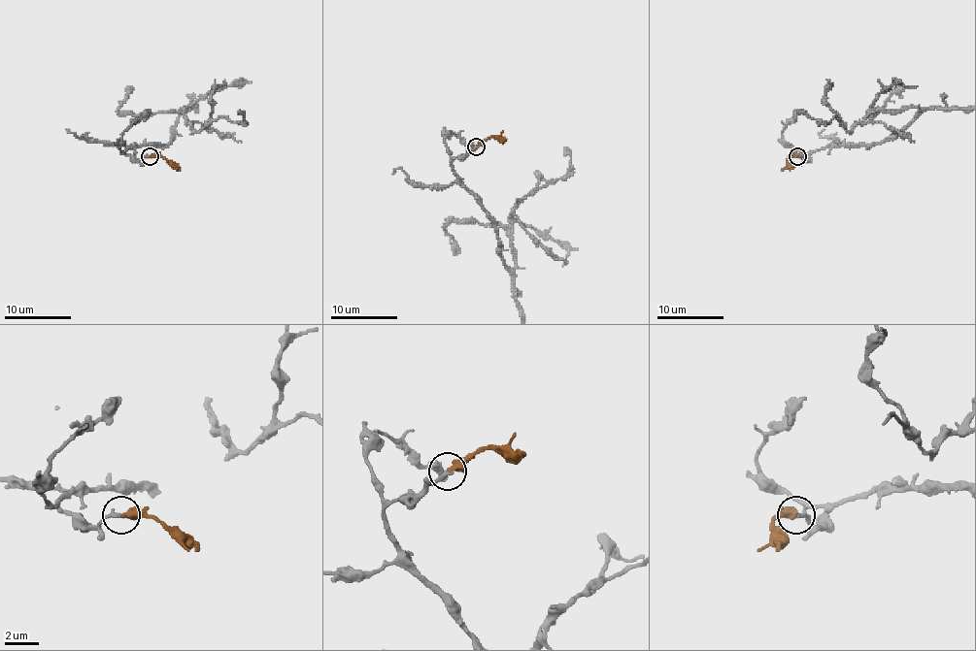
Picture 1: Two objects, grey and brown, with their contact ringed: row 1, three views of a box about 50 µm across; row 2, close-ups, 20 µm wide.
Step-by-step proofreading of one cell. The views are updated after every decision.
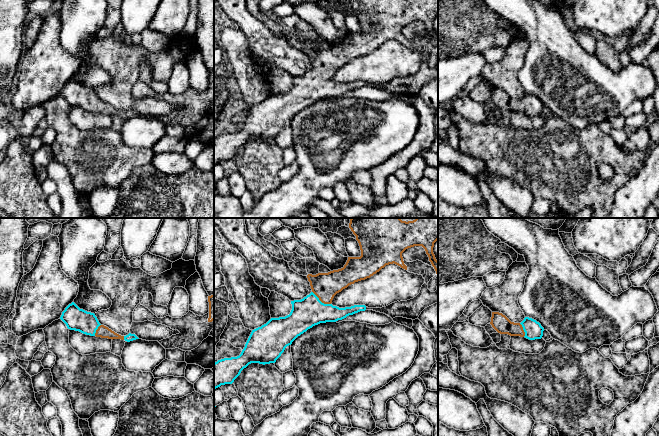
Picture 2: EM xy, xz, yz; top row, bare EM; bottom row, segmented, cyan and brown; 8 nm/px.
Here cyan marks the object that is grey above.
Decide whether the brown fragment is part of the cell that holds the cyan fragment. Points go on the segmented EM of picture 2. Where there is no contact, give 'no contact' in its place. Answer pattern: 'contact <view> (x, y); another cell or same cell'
contact xz (320, 301); same cell

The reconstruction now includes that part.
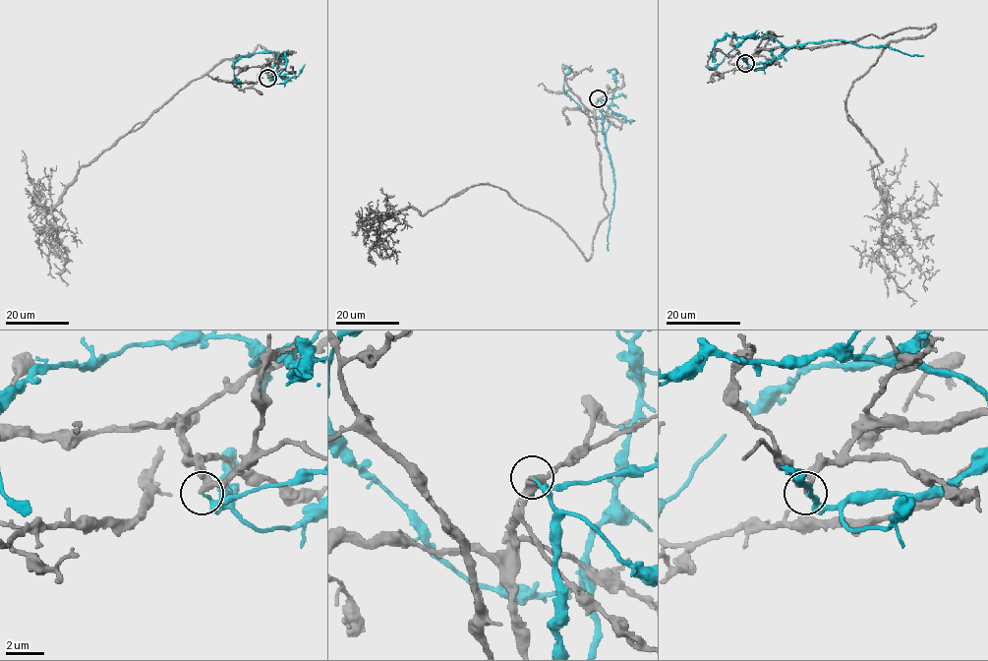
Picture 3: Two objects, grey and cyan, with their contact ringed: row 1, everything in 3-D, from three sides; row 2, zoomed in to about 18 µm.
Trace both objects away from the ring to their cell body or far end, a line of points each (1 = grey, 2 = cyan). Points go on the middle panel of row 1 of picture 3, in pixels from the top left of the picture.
1: (598, 97), (608, 215), (588, 261), (560, 227), (485, 184), (423, 214), (382, 217), (391, 209), (397, 239)
2: (598, 98), (614, 190), (609, 251)

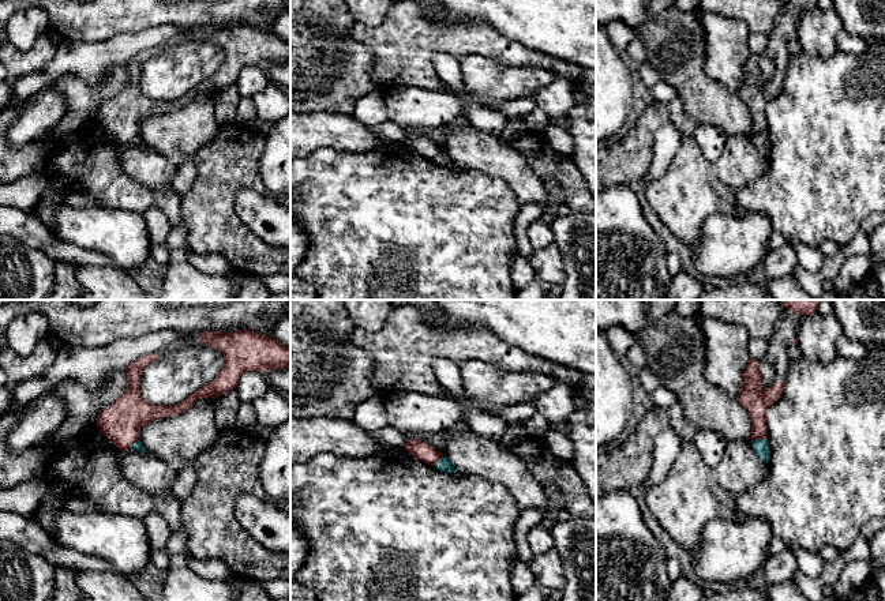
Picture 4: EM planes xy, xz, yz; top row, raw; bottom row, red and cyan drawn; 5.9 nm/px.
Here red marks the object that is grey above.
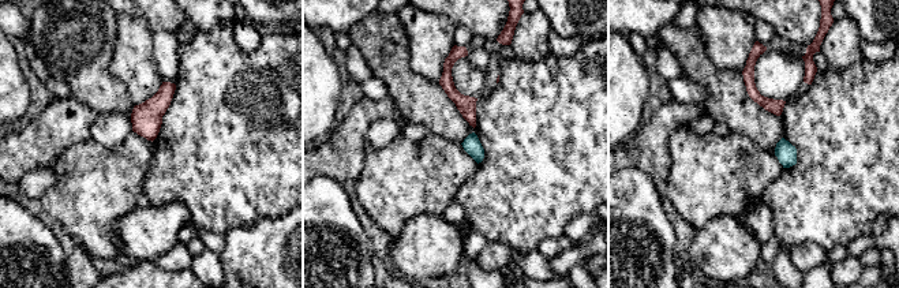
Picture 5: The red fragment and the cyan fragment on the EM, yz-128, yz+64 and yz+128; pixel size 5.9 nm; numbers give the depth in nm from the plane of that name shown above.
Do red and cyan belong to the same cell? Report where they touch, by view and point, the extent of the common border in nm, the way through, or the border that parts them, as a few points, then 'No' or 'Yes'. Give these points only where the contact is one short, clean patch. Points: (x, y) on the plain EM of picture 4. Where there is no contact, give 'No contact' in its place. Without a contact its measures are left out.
Touches red at yz (758, 132). Shared border 100 nm. No

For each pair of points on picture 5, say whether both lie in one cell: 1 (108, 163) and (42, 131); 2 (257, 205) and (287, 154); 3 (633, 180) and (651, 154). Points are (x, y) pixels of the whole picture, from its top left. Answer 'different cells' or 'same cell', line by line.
1: different cells
2: same cell
3: different cells

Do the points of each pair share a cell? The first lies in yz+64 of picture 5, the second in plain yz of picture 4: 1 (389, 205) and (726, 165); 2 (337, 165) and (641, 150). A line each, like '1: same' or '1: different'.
1: same
2: same

